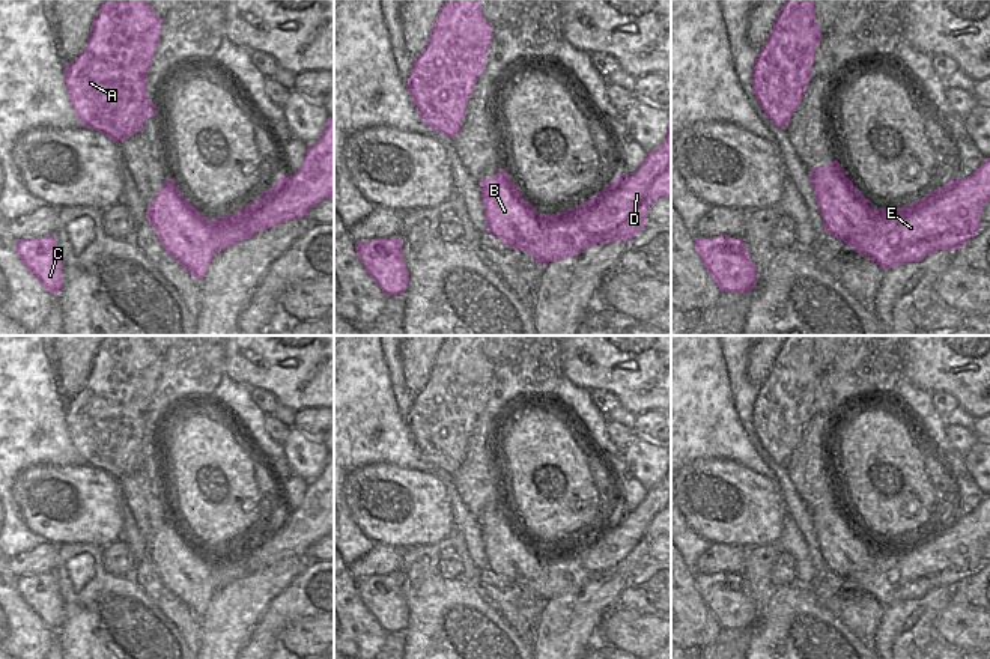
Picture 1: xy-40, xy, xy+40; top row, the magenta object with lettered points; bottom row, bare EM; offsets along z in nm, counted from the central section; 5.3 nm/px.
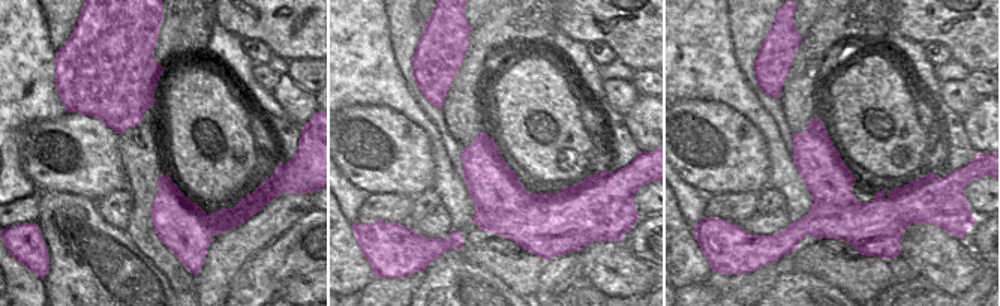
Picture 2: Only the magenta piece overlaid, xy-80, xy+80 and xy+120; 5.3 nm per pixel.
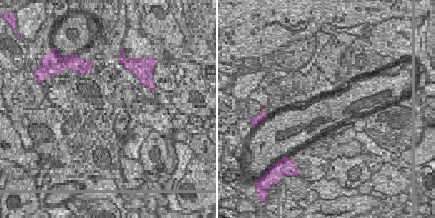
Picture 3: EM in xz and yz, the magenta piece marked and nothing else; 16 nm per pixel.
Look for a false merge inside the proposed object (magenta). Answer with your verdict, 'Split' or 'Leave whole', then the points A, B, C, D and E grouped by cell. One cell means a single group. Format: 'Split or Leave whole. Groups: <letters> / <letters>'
Split. Groups: A C D E / B.

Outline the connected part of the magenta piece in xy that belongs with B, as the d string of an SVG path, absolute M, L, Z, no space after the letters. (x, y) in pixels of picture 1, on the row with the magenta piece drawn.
M504 170L483 178L478 188L490 235L513 250L527 250L542 236L536 208L518 191Z

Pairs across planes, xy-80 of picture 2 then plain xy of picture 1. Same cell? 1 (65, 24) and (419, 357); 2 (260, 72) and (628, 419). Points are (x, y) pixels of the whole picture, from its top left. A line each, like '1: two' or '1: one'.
1: one
2: two

